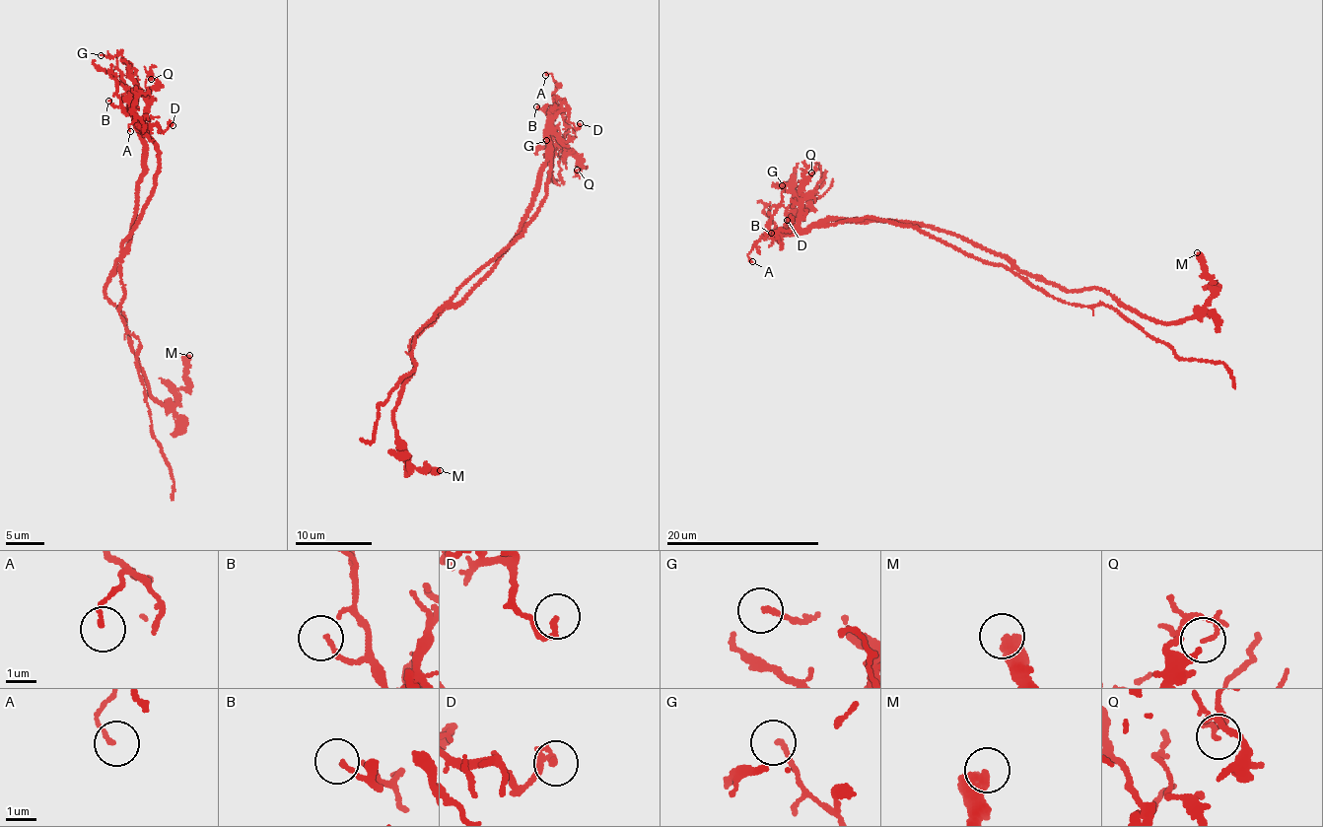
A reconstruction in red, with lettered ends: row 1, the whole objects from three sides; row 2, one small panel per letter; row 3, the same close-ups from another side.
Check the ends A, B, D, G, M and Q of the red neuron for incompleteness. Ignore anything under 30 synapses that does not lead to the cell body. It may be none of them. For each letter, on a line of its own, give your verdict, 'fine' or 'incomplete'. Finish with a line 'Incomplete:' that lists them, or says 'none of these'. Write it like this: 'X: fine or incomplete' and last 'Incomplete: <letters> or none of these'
A: fine
B: fine
D: fine
G: fine
M: fine
Q: fine
Incomplete: none of these

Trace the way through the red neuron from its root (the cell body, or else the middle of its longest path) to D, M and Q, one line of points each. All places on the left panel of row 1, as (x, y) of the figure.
D: (125, 240), (150, 197), (159, 164), (155, 140), (136, 123), (157, 124), (163, 131), (173, 125)
M: (125, 240), (105, 297), (122, 312), (148, 390), (162, 404), (174, 404), (176, 392), (184, 387), (189, 355)
Q: (125, 240), (159, 168), (155, 140), (137, 125), (147, 89), (156, 84), (152, 73), (151, 79)

